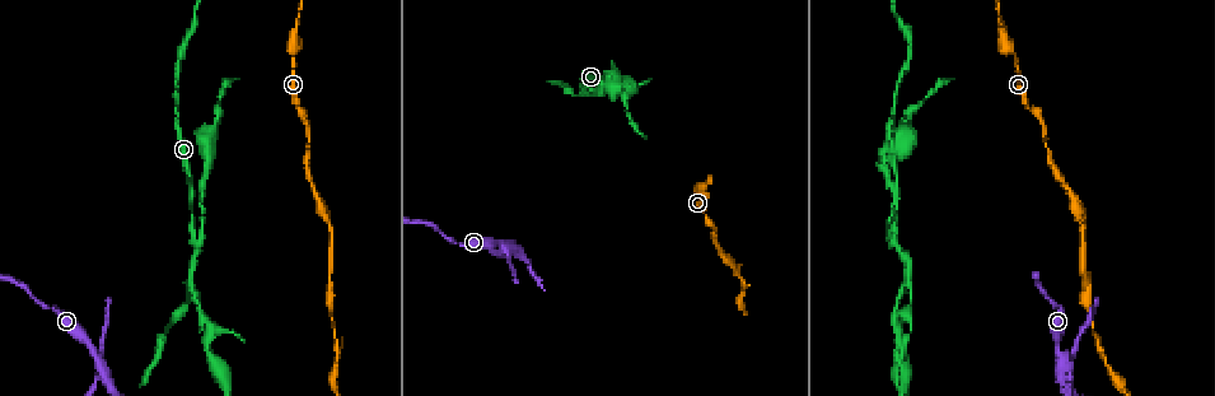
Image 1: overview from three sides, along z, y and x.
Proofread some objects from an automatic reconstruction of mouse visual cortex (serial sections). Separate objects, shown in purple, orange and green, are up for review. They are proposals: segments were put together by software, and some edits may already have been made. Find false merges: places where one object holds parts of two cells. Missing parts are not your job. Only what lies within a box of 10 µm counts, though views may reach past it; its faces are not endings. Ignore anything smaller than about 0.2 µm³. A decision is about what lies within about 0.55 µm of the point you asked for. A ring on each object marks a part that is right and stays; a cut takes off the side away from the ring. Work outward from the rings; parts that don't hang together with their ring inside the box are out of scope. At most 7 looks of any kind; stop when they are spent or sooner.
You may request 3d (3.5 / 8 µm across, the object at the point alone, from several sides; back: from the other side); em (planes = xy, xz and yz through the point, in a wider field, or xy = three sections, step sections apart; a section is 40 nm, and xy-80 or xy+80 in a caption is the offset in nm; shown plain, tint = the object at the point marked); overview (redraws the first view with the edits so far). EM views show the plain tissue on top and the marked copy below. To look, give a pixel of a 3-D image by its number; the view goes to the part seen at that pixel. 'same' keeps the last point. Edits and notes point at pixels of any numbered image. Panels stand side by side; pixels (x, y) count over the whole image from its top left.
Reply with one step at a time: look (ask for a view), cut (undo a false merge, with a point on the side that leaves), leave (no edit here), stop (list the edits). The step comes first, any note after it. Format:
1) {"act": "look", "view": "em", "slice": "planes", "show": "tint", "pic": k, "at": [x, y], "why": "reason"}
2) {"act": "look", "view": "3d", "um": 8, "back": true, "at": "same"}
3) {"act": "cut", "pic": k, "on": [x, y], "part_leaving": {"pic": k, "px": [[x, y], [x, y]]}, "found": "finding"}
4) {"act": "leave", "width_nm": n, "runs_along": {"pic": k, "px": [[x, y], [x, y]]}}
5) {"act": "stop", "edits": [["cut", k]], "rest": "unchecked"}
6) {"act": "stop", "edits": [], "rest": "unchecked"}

{"act": "look", "view": "3d", "um": 3.5, "pic": 1, "at": [704, 186], "why": "narrows sharply"}

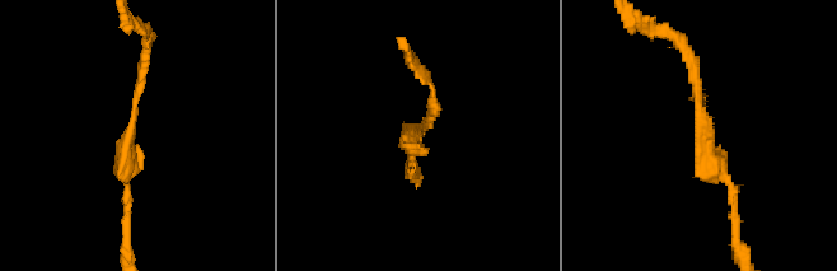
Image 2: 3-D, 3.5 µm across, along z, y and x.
{"act": "look", "view": "em", "slice": "xy", "step": 2, "show": "tint", "pic": 2, "at": [421, 129], "why": "now the EM"}

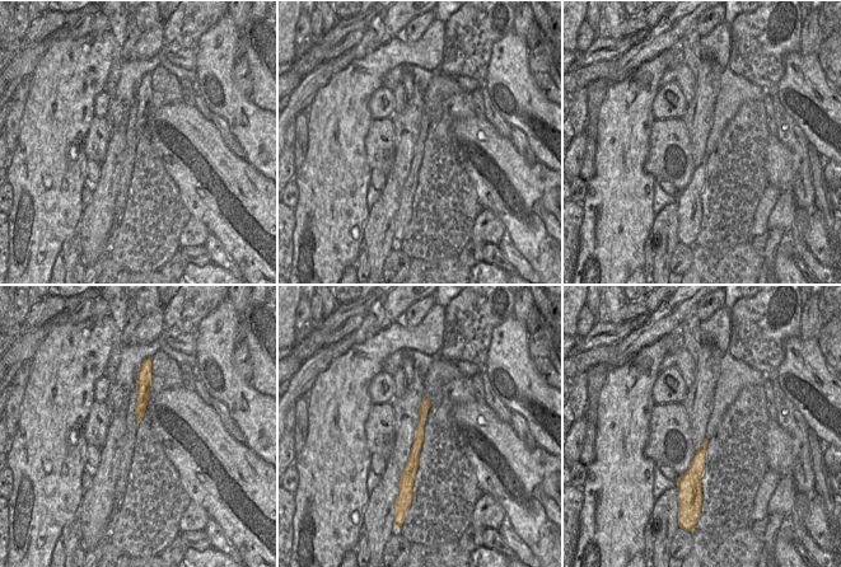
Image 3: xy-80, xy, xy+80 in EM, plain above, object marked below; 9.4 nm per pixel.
{"act": "leave", "runs_along": {"pic": 3, "px": [[425, 402], [407, 481]]}, "found": "continuous, no second cell"}

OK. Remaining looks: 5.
{"act": "look", "view": "em", "slice": "xy", "step": 2, "show": "tint", "pic": 1, "at": [193, 242], "why": "branch point"}

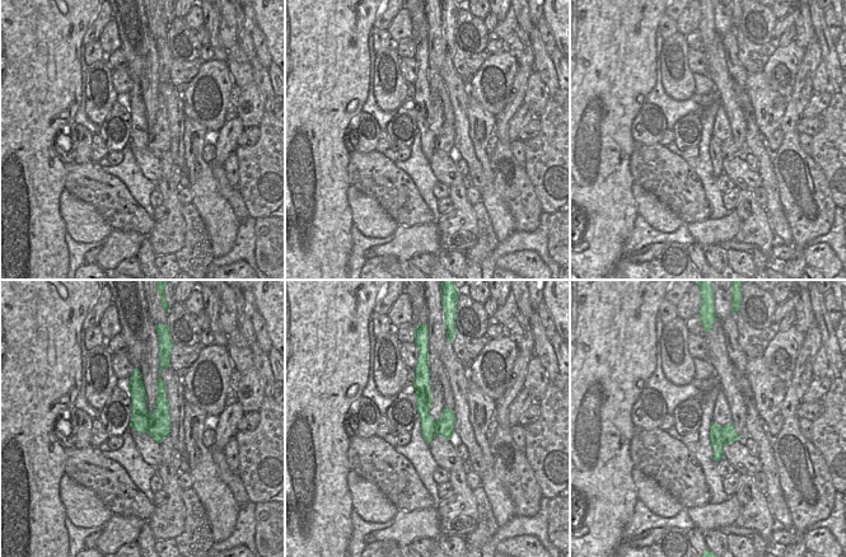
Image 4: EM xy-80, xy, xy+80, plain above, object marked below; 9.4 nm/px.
{"act": "look", "view": "3d", "um": 3.5, "at": "same", "why": "wider look"}

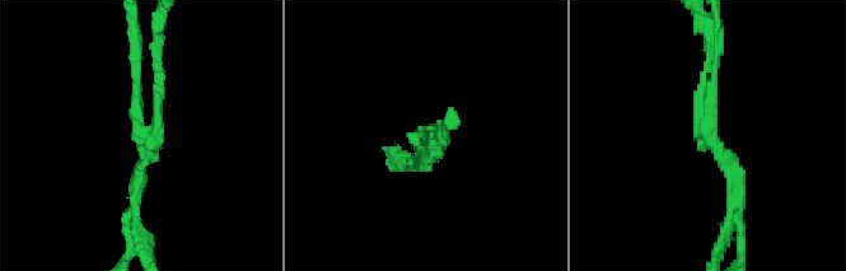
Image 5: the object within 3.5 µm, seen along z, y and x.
{"act": "cut", "pic": 5, "on": [159, 83], "found": "two cells meet here"}

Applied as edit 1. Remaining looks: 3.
{"act": "look", "view": "overview", "why": "see it whole again"}

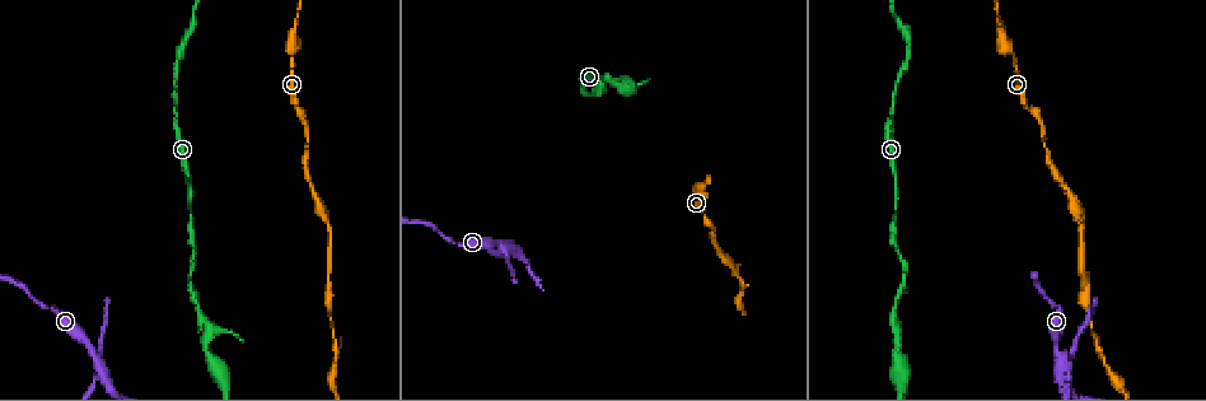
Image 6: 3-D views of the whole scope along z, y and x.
{"act": "look", "view": "3d", "um": 3.5, "pic": 6, "at": [504, 248], "why": "arms part here"}

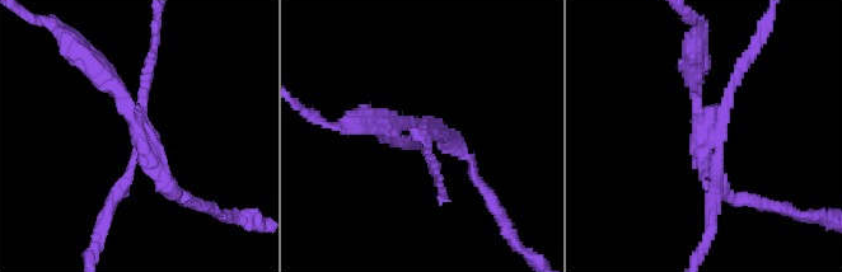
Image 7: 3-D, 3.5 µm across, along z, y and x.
{"act": "look", "view": "em", "slice": "xy", "step": 2, "show": "tint", "pic": 7, "at": [139, 131], "why": "shape alone is not enough"}

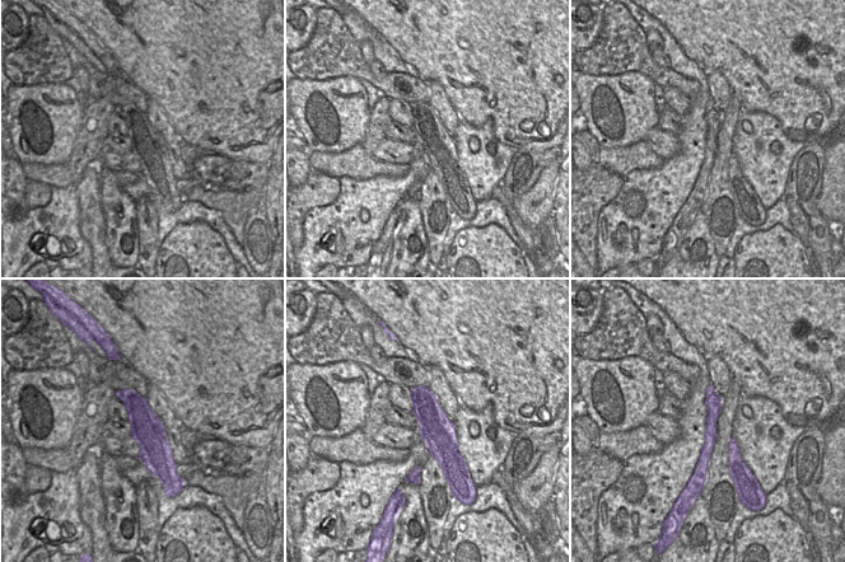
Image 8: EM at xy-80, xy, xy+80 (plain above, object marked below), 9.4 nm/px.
{"act": "cut", "pic": 7, "on": [117, 191], "width_nm": 340, "part_leaving": {"pic": 7, "px": [[143, 108], [158, 26]]}, "found": "a second cell is stuck on"}

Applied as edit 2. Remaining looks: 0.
{"act": "stop", "edits": [["cut", 5], ["cut", 7]], "rest": "unchecked"}

